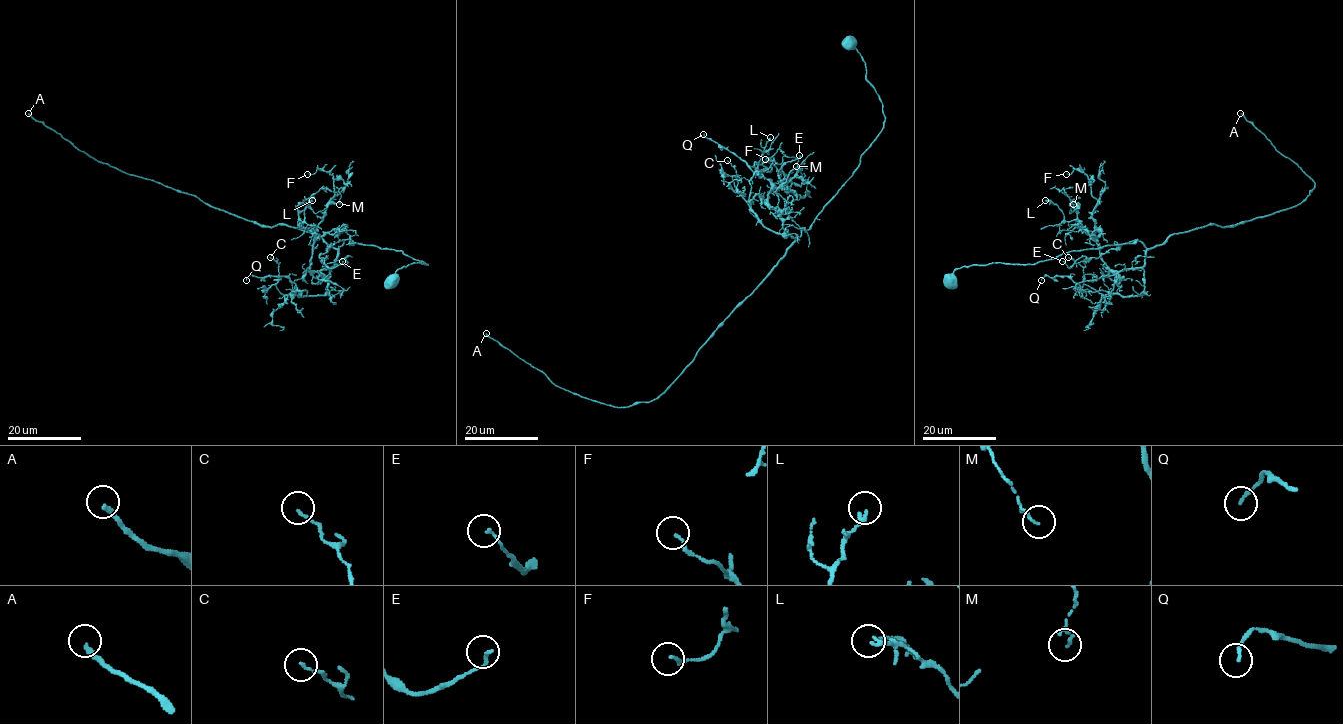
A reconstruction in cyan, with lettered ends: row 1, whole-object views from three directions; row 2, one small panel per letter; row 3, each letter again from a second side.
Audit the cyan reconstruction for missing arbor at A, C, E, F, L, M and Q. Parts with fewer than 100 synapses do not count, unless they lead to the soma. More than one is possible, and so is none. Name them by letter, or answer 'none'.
A

